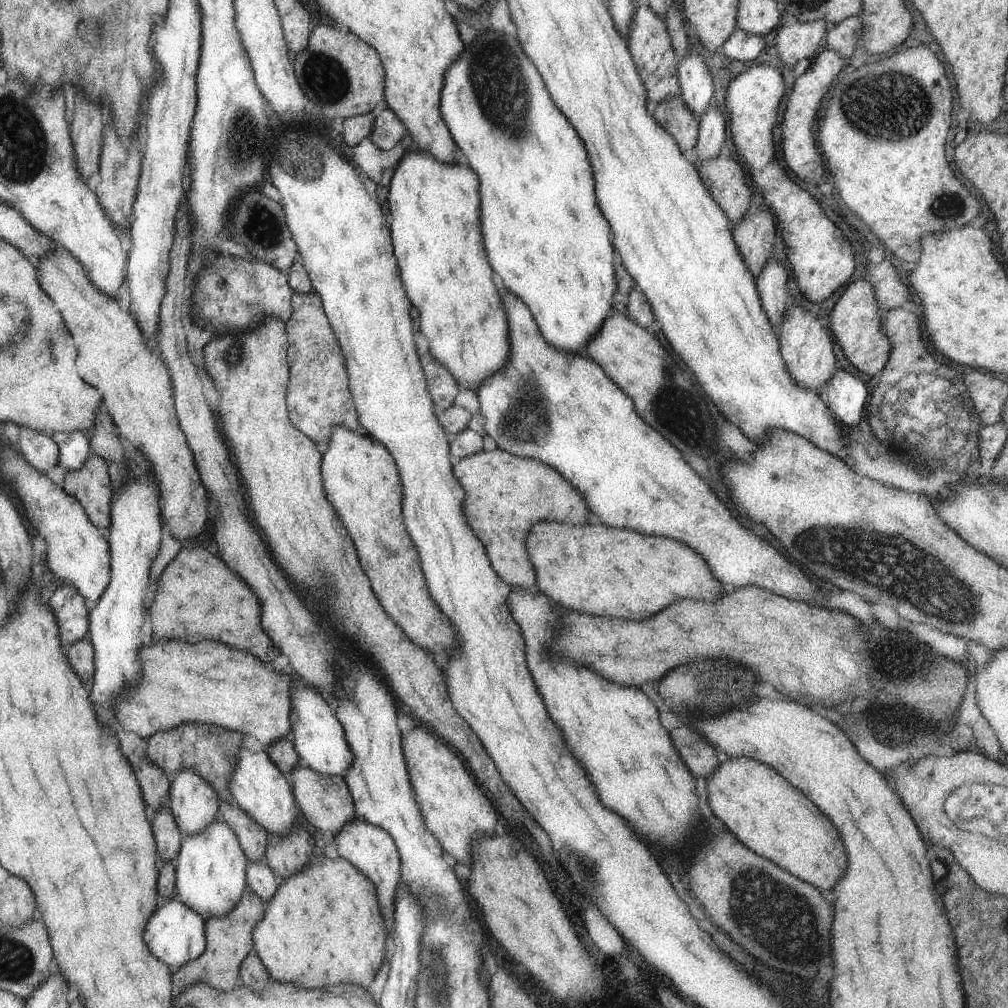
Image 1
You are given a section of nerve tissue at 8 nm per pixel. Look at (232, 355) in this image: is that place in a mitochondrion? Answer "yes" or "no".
yes

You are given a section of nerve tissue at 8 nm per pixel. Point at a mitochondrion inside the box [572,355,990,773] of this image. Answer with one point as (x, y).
(824, 553)

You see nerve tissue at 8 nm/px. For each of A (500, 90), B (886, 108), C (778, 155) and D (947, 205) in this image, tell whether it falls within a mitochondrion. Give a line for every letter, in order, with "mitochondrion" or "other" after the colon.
A: mitochondrion
B: mitochondrion
C: other
D: mitochondrion

